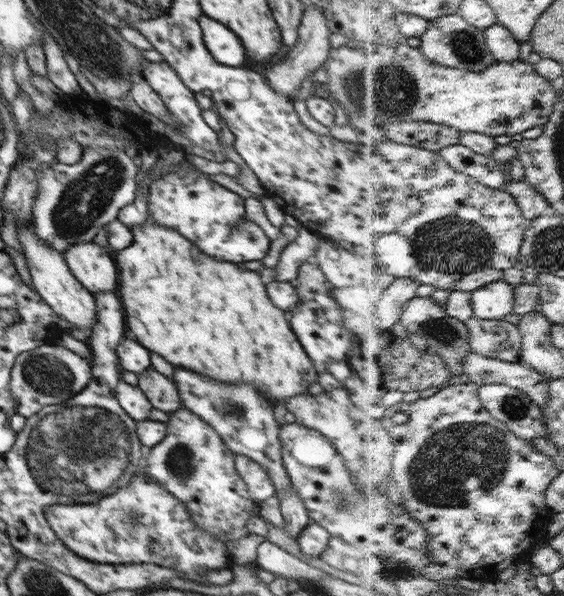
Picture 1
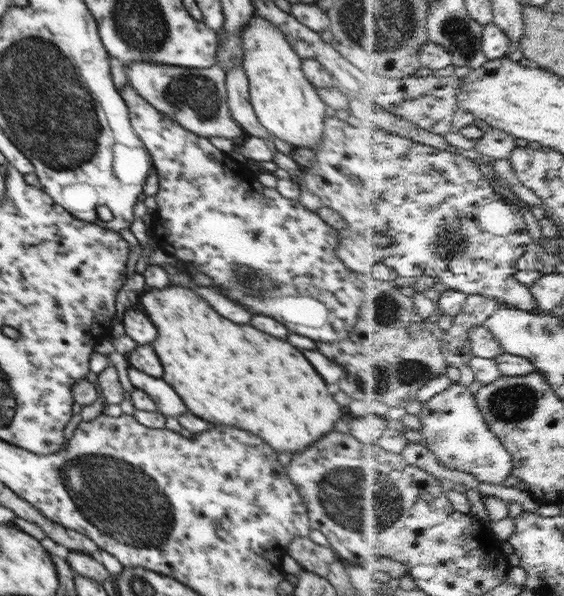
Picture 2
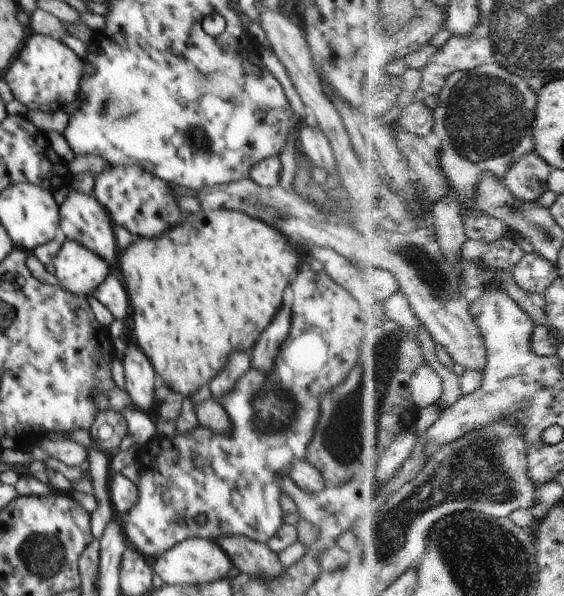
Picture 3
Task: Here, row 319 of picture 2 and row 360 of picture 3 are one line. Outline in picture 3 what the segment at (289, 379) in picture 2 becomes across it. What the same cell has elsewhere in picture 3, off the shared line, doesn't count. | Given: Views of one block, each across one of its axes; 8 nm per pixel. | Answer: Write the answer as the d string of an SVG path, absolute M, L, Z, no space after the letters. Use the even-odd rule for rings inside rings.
M208 210L206 212L198 212L198 214L188 214L182 222L182 226L172 226L168 228L160 238L138 238L119 255L120 272L124 276L126 288L128 288L128 296L130 296L130 306L132 306L132 334L136 344L142 348L142 352L150 358L150 362L154 367L155 373L160 377L170 390L179 393L184 397L192 397L190 392L198 390L202 384L208 384L210 376L220 372L224 368L226 356L230 350L248 350L256 338L260 336L260 332L270 324L272 314L280 308L282 304L285 288L288 286L288 277L294 270L300 267L298 262L298 254L296 250L290 246L288 240L272 226L268 226L262 220L256 220L247 214L235 210Z

